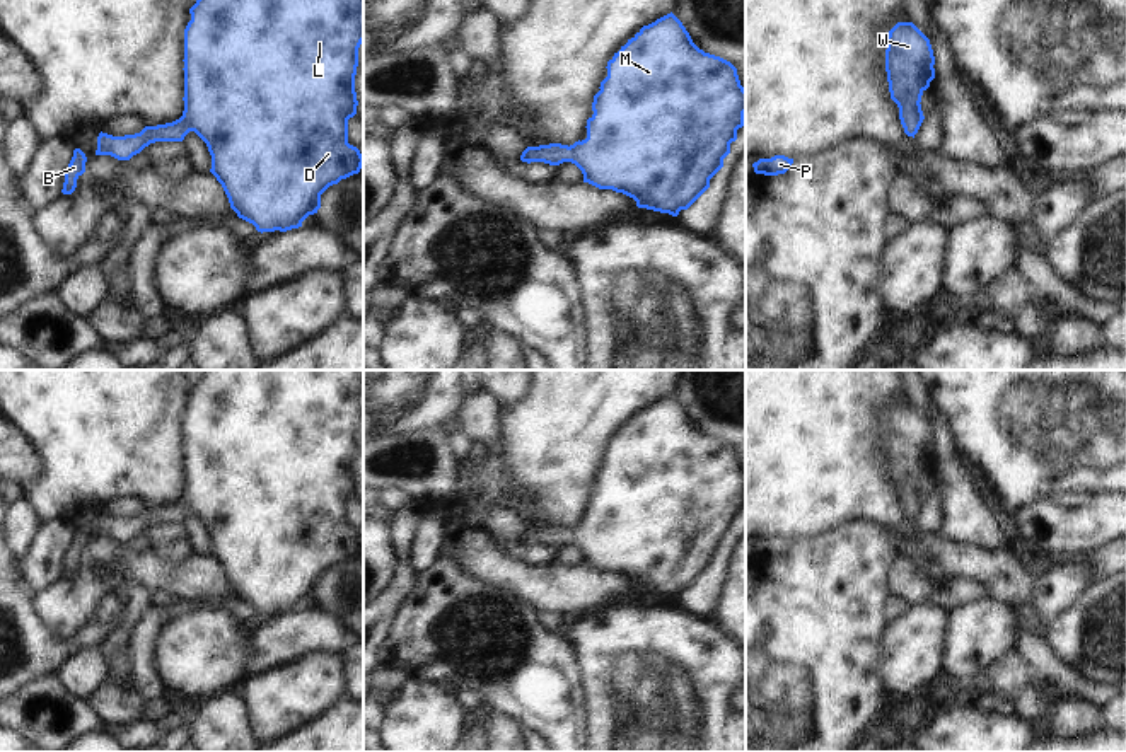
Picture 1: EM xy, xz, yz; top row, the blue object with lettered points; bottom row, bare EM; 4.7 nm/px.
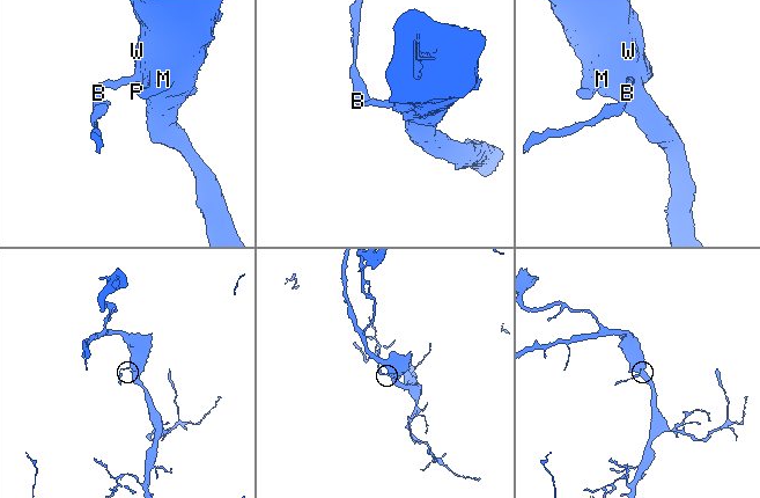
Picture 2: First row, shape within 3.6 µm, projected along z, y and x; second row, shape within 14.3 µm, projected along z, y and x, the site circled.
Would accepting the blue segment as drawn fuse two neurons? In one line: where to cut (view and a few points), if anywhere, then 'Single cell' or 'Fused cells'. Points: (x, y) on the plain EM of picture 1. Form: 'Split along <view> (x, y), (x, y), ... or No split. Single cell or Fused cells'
No split. Single cell.

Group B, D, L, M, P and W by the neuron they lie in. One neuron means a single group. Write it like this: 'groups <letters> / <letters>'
groups B D L M P W

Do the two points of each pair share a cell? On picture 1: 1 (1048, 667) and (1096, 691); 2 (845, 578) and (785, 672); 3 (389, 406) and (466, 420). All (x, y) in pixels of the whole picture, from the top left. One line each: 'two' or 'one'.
1: one
2: one
3: two

